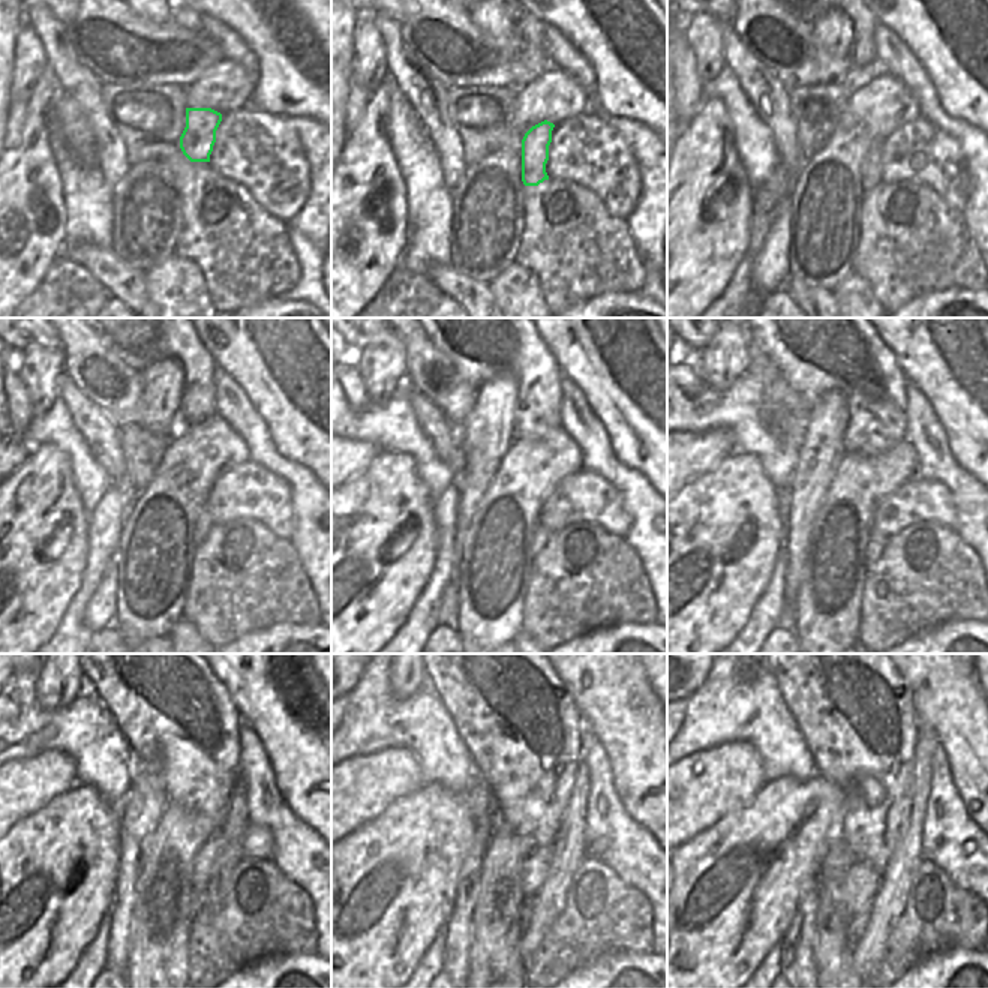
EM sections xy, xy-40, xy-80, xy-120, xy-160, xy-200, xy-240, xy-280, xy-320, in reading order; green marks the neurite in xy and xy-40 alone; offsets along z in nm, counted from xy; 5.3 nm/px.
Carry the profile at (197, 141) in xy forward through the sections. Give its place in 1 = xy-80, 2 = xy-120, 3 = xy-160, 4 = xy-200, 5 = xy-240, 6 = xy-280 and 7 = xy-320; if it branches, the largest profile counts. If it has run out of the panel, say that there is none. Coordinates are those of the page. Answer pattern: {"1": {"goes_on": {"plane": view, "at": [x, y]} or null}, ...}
{"1": {"goes_on": {"plane": "xy-80", "at": [871, 168]}}, "2": {"goes_on": {"plane": "xy-120", "at": [204, 520]}}, "3": {"goes_on": {"plane": "xy-160", "at": [540, 535]}}, "4": {"goes_on": {"plane": "xy-200", "at": [876, 541]}}, "5": {"goes_on": {"plane": "xy-240", "at": [197, 895]}}, "6": {"goes_on": {"plane": "xy-280", "at": [528, 904]}}, "7": {"goes_on": {"plane": "xy-320", "at": [856, 928]}}}

